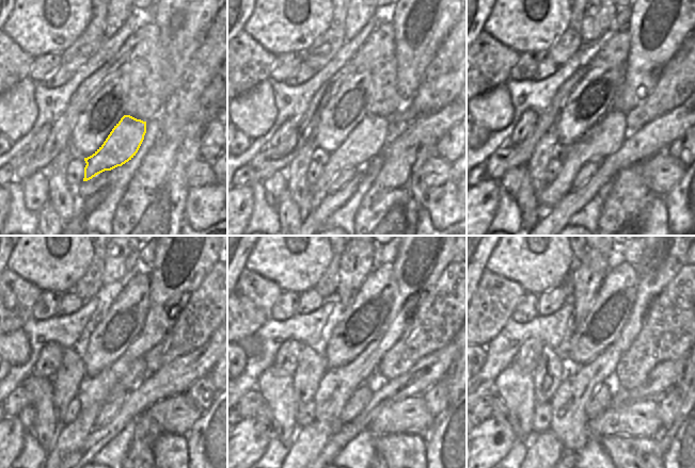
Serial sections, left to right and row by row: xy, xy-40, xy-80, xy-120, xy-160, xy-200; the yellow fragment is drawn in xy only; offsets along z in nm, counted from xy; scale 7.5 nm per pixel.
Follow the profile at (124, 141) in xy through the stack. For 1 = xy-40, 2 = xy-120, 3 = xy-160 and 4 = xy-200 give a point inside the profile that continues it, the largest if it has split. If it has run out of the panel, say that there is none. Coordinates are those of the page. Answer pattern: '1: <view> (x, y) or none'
1: xy-40 (366, 141)
2: xy-120 (70, 437)
3: xy-160 (310, 440)
4: xy-200 (546, 450)

